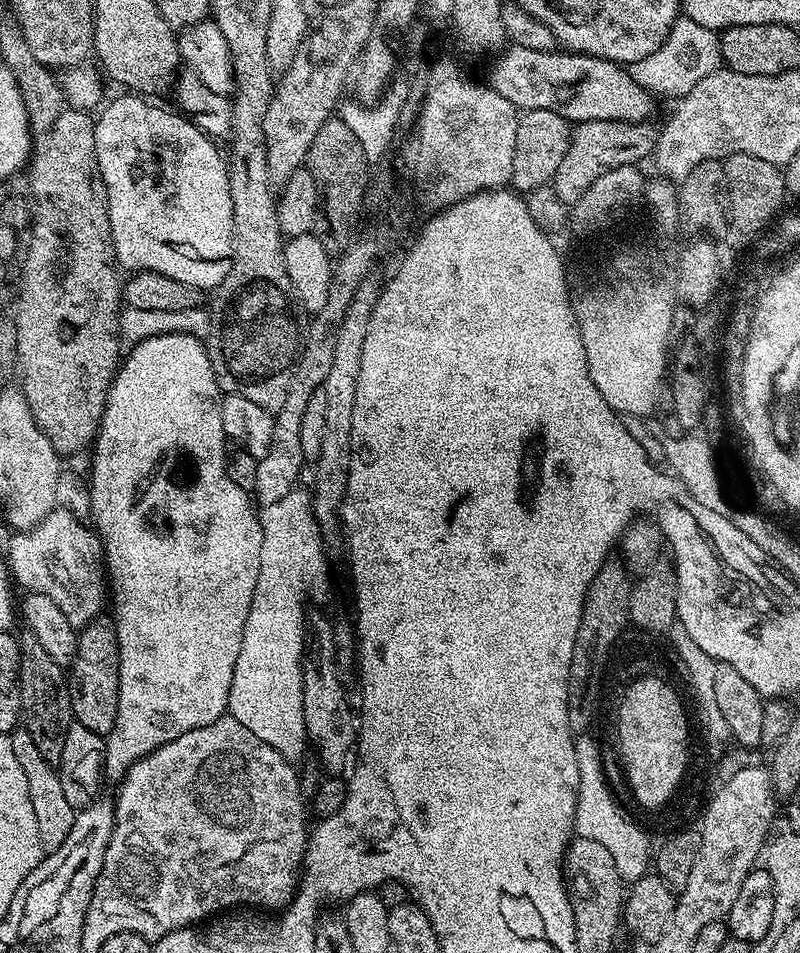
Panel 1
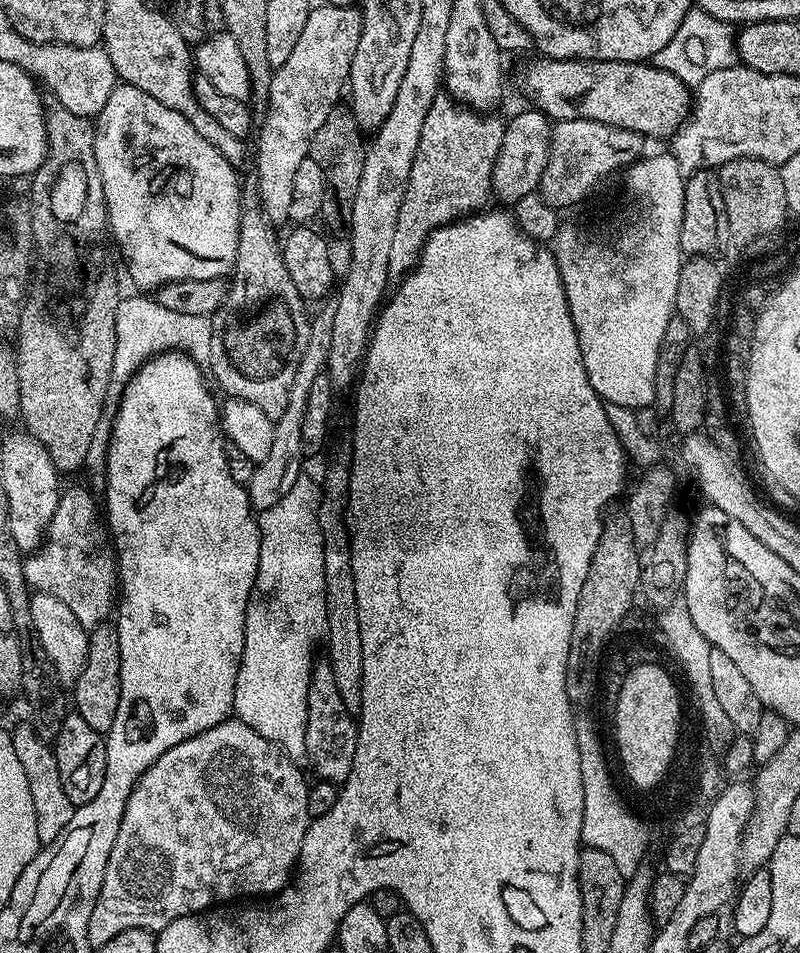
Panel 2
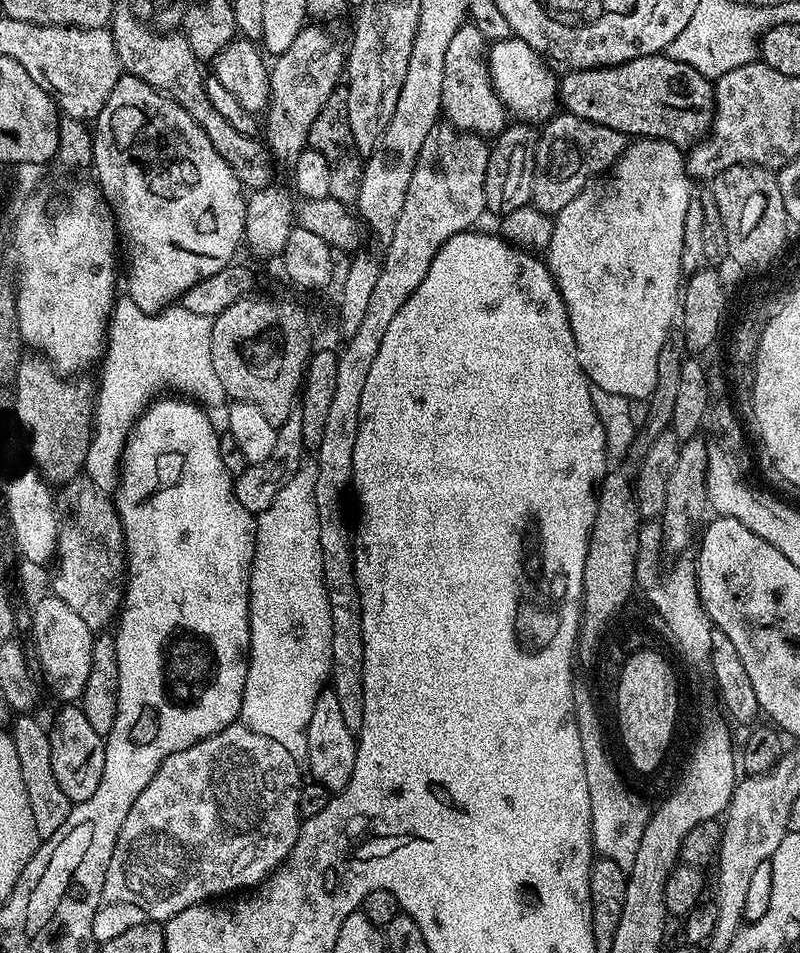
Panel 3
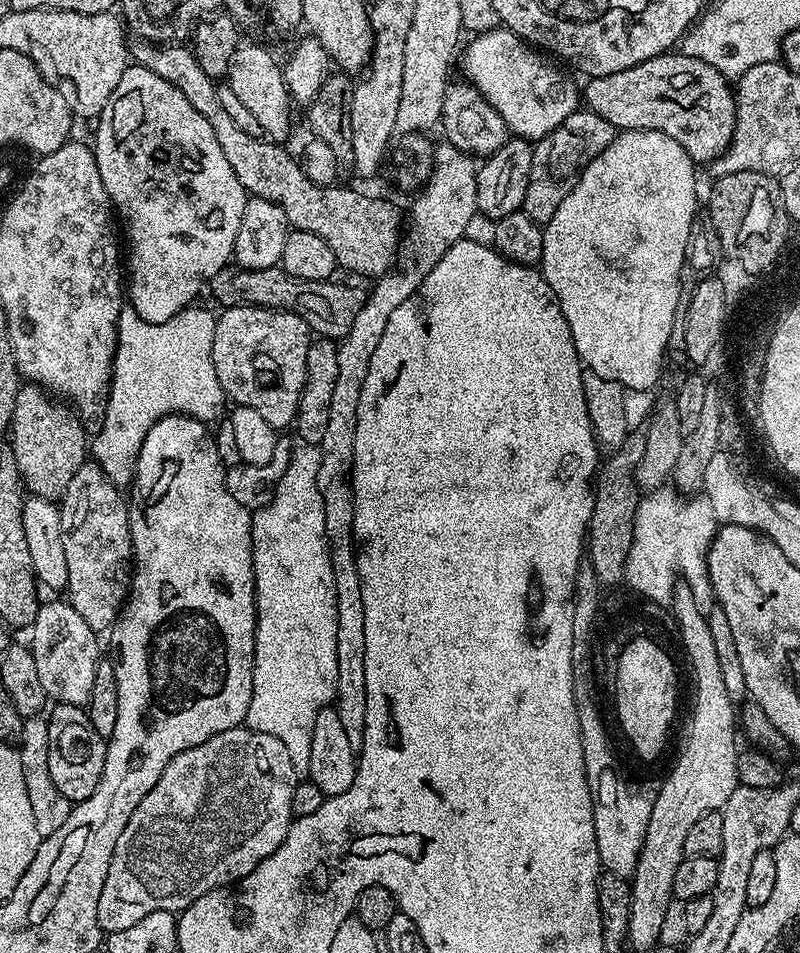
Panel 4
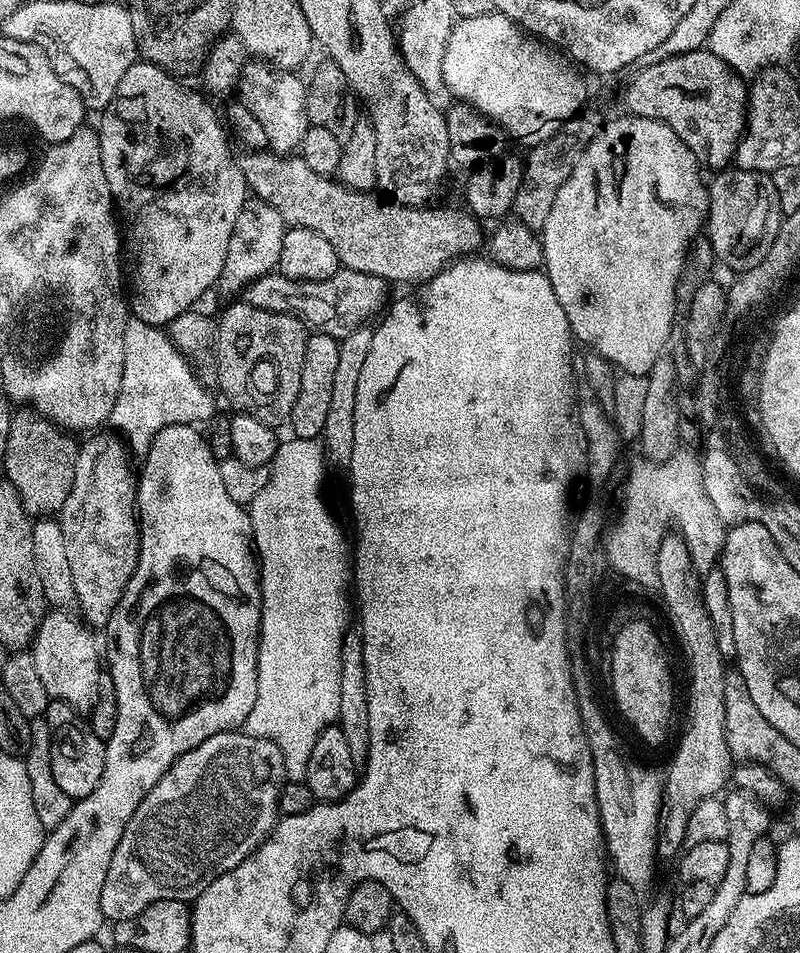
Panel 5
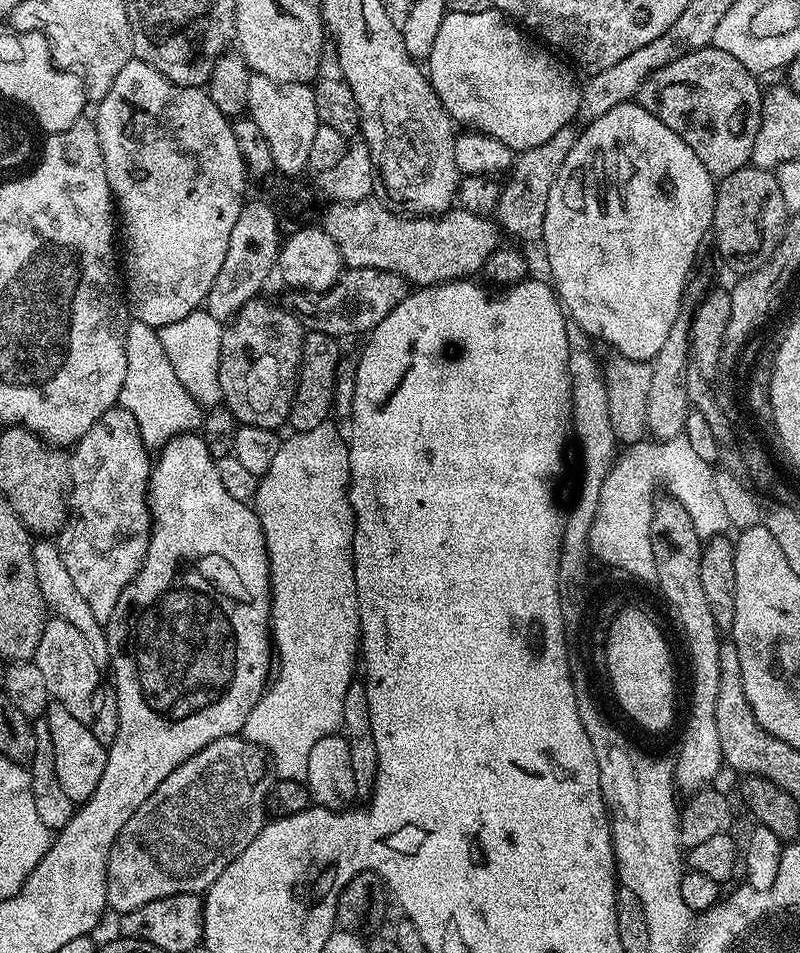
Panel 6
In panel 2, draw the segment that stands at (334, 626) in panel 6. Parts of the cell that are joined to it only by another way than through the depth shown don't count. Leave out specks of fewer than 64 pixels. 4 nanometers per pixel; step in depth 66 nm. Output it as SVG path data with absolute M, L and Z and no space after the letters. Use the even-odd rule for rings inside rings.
M301 474L266 511L259 513L260 553L258 574L254 578L252 593L246 606L244 623L244 649L238 670L238 682L234 682L232 711L235 719L242 721L250 730L262 734L272 744L277 744L294 763L307 765L306 722L308 707L306 694L310 690L312 665L316 643L325 639L326 626L326 574L322 570L324 543L316 510L322 492L308 474Z

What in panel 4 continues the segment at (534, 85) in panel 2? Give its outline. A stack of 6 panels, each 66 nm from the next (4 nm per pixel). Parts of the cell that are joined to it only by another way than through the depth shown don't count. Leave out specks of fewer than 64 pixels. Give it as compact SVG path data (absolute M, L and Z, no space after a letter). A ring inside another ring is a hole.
M669 50L618 74L593 76L587 83L582 88L582 100L589 111L601 115L616 130L656 128L674 138L697 165L715 160L732 141L736 93L729 77L679 50Z

